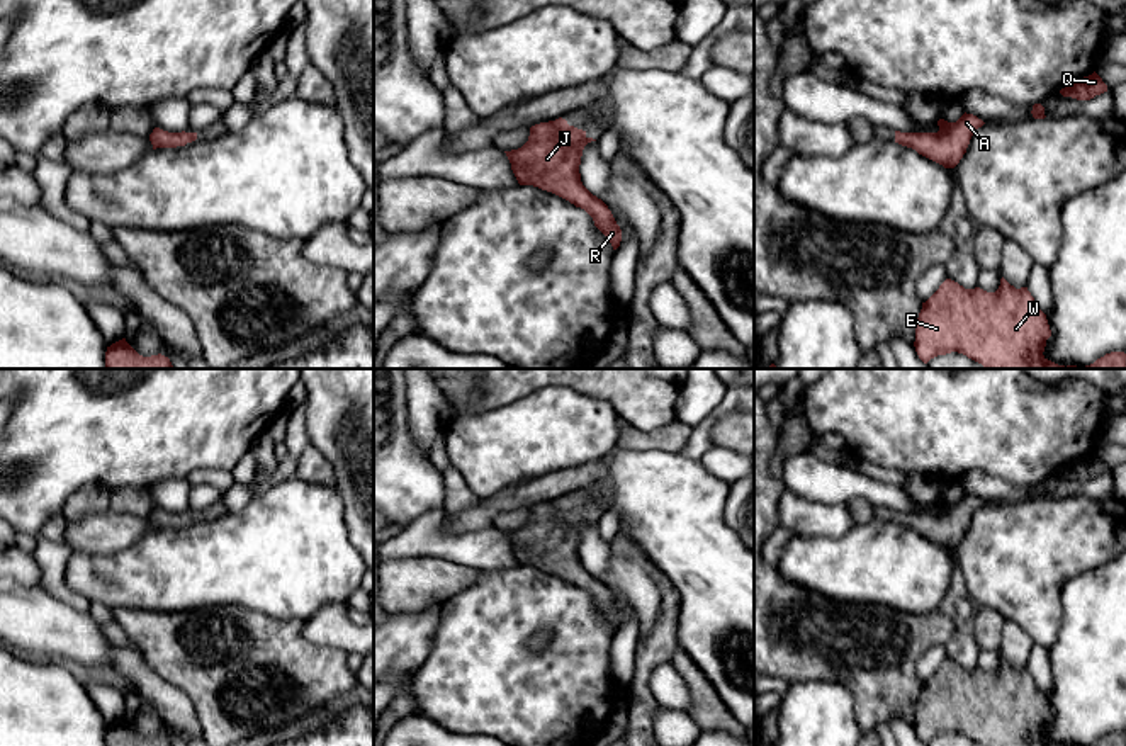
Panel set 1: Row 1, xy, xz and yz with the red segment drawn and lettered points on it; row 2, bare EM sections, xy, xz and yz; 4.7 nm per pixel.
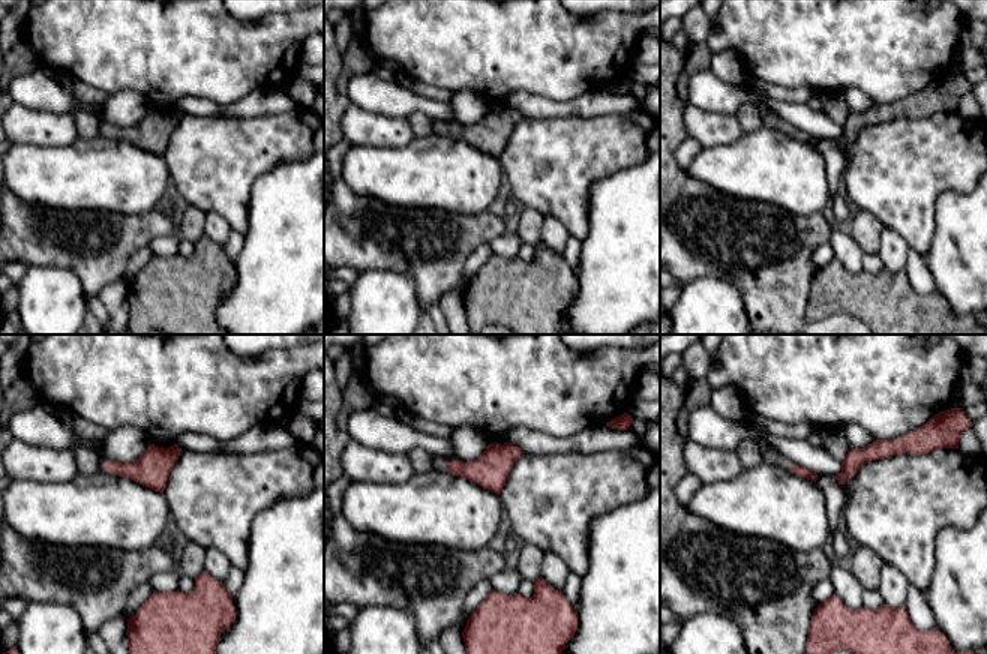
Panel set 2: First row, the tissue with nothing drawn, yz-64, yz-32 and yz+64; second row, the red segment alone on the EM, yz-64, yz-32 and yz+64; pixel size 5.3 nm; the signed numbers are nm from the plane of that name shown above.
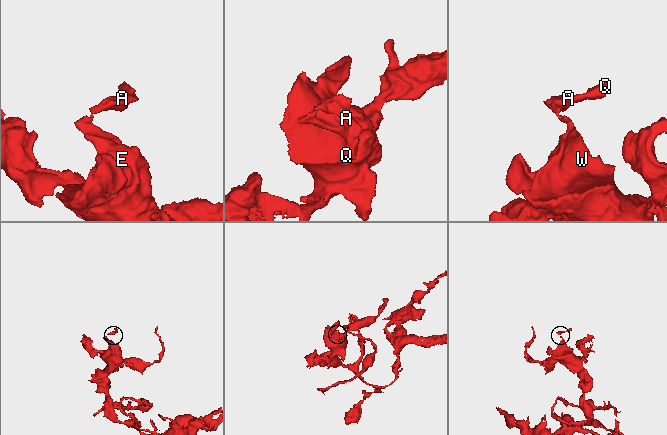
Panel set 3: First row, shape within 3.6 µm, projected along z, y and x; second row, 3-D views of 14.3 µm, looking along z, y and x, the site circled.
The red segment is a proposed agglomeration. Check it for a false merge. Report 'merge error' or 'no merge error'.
no merge error

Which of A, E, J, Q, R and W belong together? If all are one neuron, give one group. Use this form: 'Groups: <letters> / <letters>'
Groups: A E J Q R W

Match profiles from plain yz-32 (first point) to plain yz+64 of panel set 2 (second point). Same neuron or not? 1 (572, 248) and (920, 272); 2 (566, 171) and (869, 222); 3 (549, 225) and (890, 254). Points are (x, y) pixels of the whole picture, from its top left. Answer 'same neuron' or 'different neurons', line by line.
1: same neuron
2: different neurons
3: same neuron

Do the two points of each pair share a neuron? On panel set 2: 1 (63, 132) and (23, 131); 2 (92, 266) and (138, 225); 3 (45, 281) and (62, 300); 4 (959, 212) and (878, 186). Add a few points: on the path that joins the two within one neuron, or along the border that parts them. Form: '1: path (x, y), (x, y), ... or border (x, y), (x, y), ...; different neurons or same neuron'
1: path (53, 131), (33, 131); same neuron
2: path (104, 254), (126, 234); same neuron
3: path (47, 285), (57, 296); same neuron
4: border (966, 191), (945, 189), (939, 195), (932, 239); different neurons

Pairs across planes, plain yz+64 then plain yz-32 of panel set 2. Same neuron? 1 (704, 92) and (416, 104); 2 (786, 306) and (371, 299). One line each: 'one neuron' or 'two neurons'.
1: one neuron
2: two neurons

